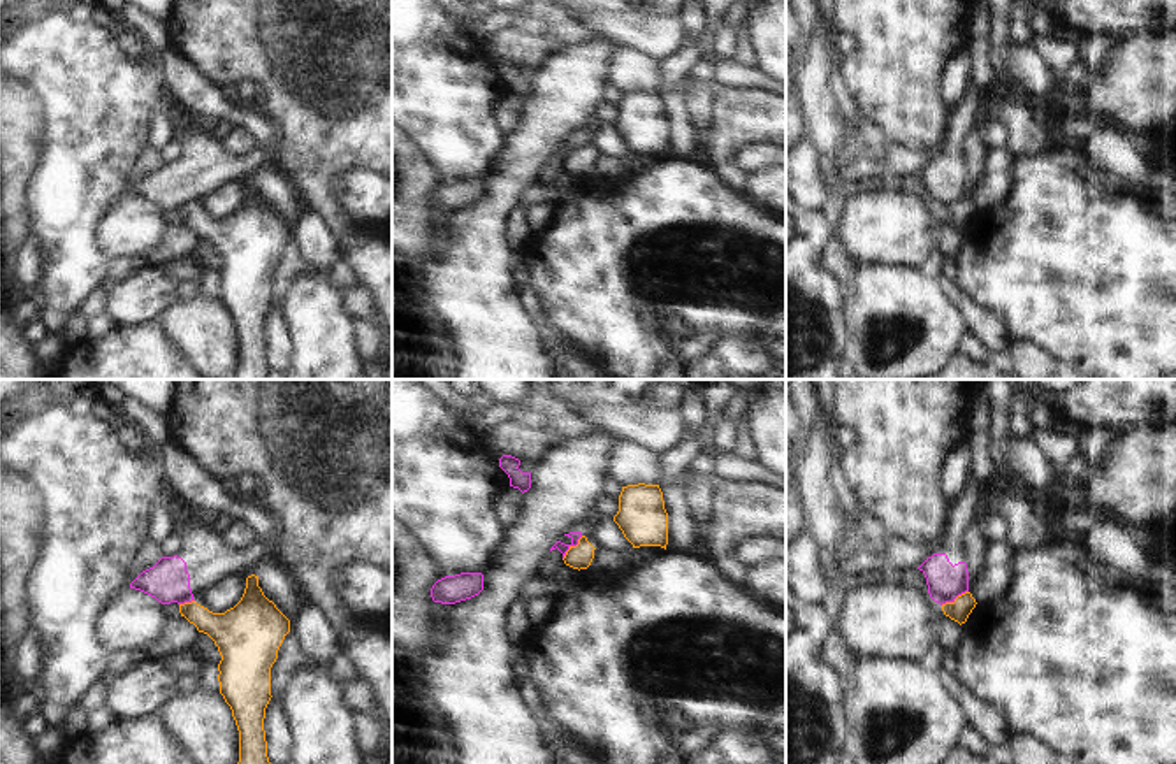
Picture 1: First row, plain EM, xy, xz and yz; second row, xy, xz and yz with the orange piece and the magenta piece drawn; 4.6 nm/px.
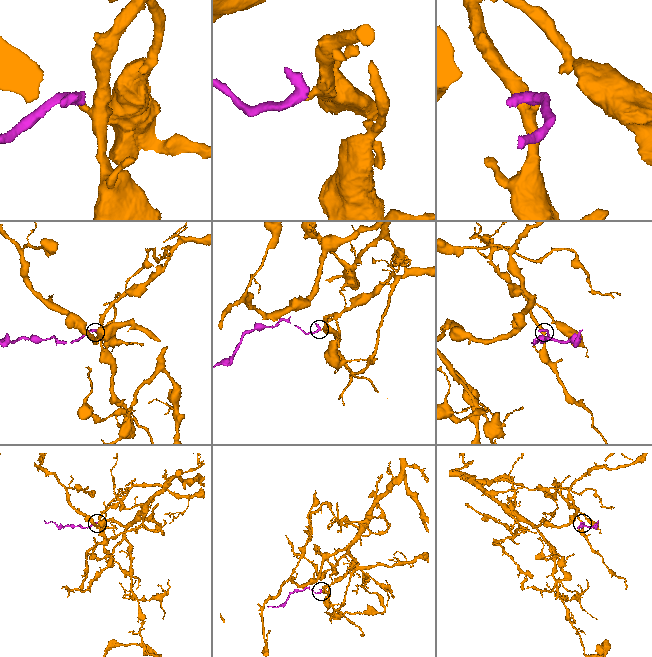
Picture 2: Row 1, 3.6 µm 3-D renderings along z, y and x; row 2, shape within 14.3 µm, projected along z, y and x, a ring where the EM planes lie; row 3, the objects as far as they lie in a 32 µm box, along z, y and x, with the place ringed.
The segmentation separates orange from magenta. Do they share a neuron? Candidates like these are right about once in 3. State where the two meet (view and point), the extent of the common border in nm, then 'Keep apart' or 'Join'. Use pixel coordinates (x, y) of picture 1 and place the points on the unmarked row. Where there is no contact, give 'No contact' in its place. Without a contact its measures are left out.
Touches orange at xz (572, 153). Shared border 140 nm. Keep apart.

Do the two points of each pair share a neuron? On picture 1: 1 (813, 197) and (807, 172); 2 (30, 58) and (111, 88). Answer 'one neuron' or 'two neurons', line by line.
1: one neuron
2: one neuron

